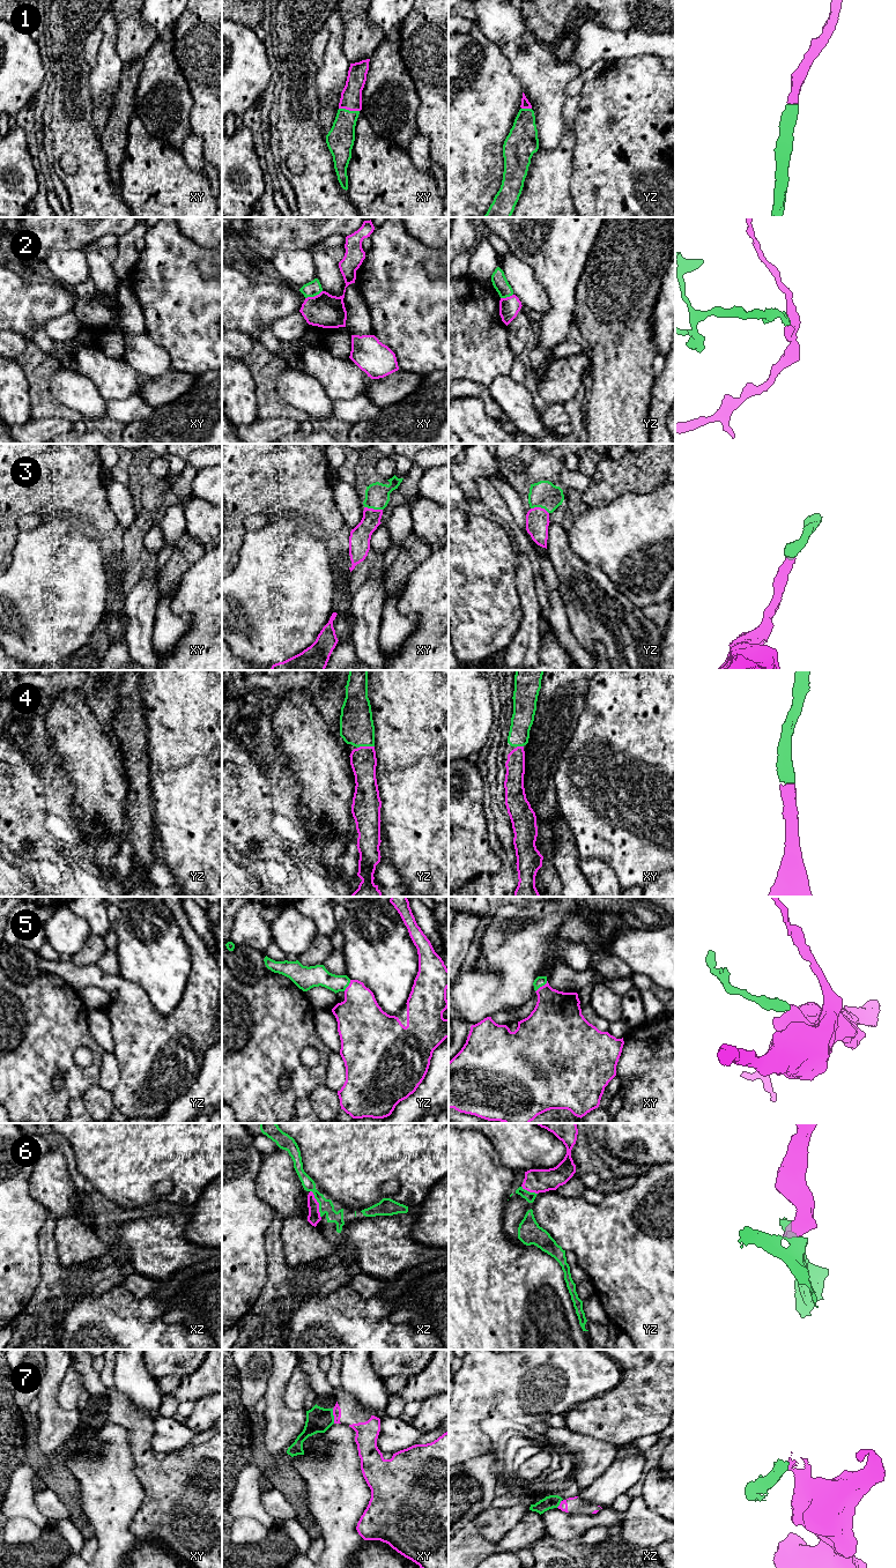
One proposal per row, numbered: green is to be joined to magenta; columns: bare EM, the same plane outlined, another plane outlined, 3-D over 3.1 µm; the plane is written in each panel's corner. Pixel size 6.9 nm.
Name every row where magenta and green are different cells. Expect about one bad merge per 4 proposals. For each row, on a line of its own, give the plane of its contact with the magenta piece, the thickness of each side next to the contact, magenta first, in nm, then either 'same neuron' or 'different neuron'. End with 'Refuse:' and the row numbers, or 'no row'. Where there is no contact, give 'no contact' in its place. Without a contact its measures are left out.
1: contact in xy; calibres 150 and 190 nm; same neuron
2: contact in xy; calibres 240 and 110 nm; different neuron
3: contact in xy; calibres 150 and 180 nm; same neuron
4: contact in yz; calibres 180 and 240 nm; same neuron
5: contact in xy; calibres 340 and 70 nm; same neuron
6: contact in xz; calibres 90 and 100 nm; same neuron
7: contact in xy; calibres 60 and 180 nm; different neuron
Refuse: 2, 7

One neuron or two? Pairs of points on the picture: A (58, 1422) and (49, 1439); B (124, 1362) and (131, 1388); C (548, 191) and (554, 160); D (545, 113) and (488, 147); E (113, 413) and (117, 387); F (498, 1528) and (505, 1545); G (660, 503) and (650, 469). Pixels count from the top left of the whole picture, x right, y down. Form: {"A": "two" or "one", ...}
{"A": "one", "B": "one", "C": "one", "D": "two", "E": "two", "F": "two", "G": "two"}

